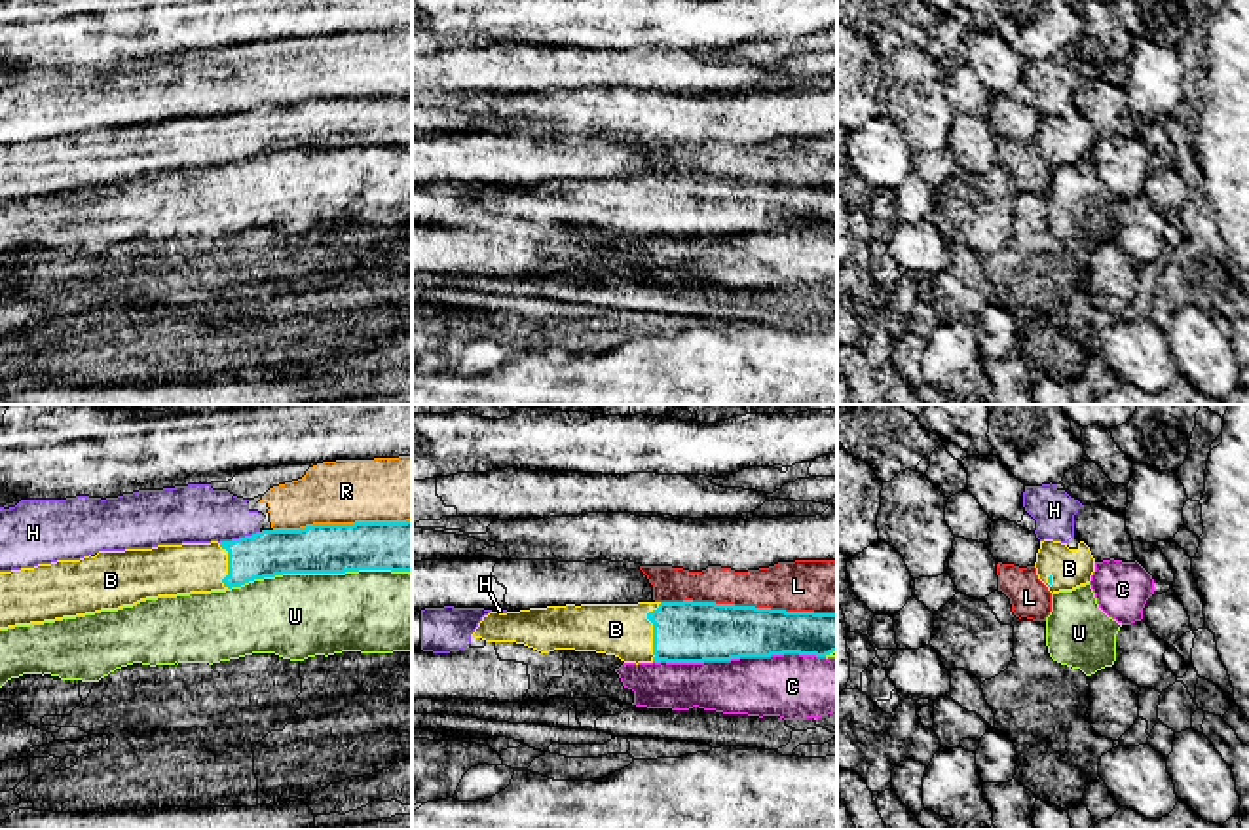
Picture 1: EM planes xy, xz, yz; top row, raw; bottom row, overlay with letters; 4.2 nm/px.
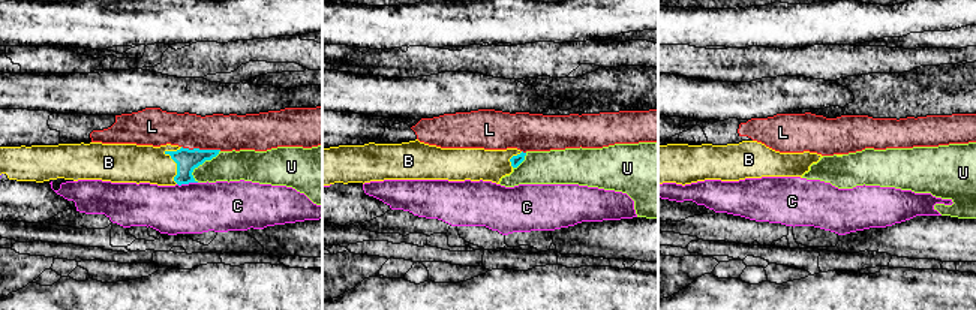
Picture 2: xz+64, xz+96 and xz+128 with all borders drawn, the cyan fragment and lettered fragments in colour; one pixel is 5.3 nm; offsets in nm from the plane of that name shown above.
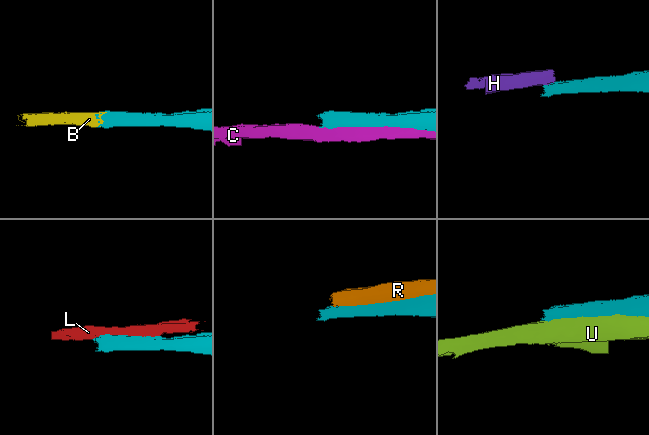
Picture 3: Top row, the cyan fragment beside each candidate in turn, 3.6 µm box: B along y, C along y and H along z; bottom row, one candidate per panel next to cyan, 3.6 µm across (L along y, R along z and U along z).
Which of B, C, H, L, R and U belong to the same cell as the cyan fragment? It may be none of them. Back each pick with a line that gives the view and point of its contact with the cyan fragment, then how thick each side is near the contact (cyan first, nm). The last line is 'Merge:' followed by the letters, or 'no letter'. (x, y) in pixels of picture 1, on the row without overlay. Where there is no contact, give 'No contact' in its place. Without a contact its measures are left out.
B: Touches cyan at xz (653, 206). Thickness 260 nm (cyan) against 220 nm
Merge: B

